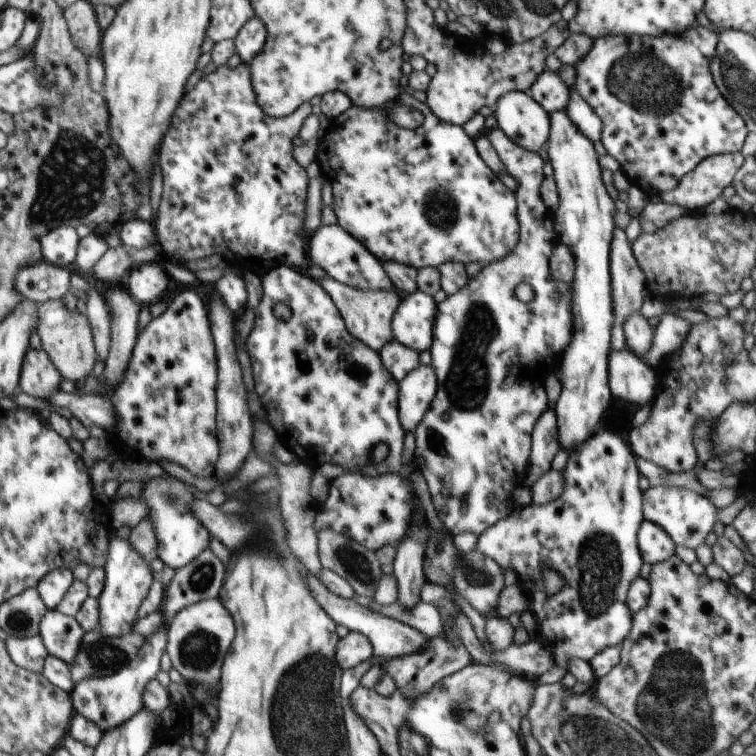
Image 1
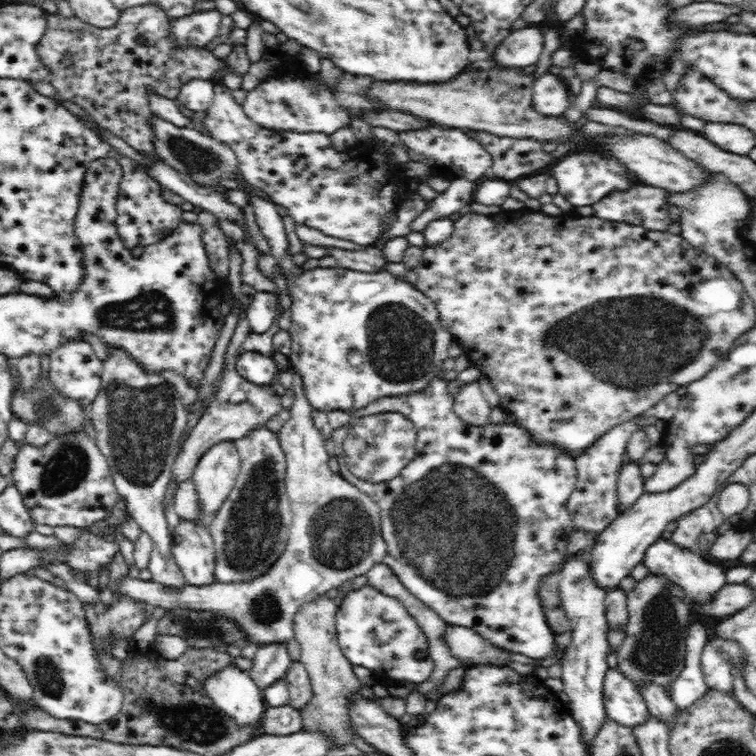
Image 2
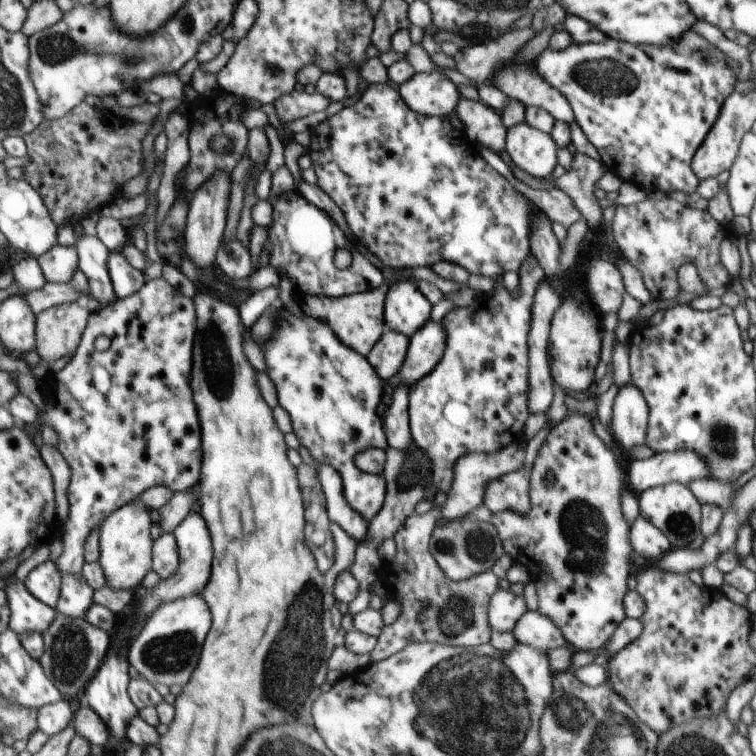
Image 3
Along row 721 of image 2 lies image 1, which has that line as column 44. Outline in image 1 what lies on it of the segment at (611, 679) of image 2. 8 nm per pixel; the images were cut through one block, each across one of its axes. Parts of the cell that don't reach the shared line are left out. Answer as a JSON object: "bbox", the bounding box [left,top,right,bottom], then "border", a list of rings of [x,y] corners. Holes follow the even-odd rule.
{"bbox":[39,609,84,664],"border":[[[48,609],[39,623],[39,636],[45,650],[66,664],[74,661],[84,634],[74,617],[56,609]]]}

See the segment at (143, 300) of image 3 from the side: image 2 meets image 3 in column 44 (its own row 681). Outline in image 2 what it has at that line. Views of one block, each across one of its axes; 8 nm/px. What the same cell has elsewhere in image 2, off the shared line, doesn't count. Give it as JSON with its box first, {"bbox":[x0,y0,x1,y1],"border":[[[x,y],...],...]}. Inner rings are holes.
{"bbox":[335,583,435,686],"border":[[[367,583],[358,591],[350,590],[346,594],[342,605],[338,607],[336,612],[335,628],[336,640],[350,665],[368,668],[376,677],[386,674],[394,682],[414,682],[418,686],[424,685],[430,678],[435,664],[429,654],[429,643],[425,632],[398,599],[382,594],[370,583]]]}

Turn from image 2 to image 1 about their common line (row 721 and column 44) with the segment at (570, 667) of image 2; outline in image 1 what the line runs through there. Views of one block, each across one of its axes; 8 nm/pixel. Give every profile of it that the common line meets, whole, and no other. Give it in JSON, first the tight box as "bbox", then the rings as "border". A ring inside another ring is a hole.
{"bbox":[36,567,73,609],"border":[[[65,567],[51,571],[41,580],[36,588],[47,609],[57,609],[57,605],[64,599],[73,580],[73,570]]]}

